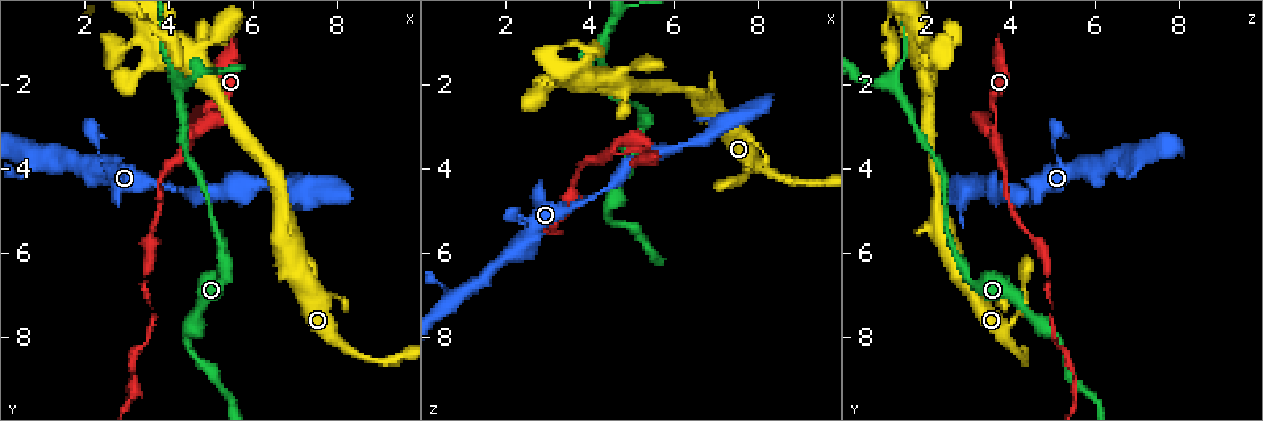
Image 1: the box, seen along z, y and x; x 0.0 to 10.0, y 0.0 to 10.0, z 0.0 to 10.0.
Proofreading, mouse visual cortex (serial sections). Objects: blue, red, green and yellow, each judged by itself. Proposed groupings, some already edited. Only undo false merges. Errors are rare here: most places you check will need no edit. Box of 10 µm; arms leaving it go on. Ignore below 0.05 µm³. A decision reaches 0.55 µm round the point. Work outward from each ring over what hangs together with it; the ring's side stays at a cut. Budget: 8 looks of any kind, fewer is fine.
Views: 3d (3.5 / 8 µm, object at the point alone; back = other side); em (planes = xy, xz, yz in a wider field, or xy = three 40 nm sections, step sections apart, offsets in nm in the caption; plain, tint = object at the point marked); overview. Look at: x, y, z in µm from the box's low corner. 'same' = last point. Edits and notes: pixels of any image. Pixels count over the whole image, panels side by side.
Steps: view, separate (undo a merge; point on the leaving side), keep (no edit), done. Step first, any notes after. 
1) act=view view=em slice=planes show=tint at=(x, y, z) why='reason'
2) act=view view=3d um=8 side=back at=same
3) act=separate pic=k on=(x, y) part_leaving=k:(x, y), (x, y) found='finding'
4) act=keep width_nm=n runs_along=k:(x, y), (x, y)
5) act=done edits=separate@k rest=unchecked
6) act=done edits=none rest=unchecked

act=view view=3d um=8 at=(2.40, 3.45, 5.00) why='abrupt turn'

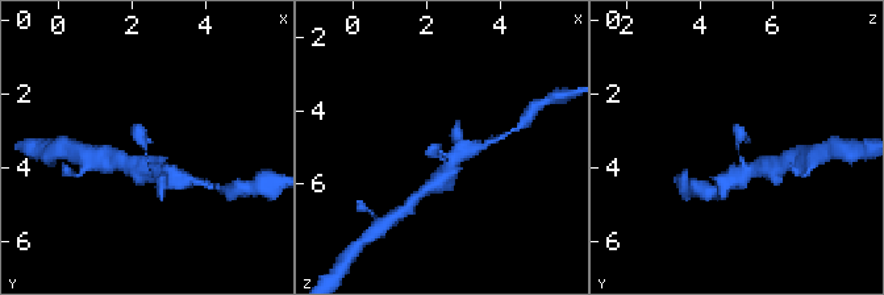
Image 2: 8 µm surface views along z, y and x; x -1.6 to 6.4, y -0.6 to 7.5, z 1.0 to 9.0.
act=view view=em slice=xy step=3 show=tint at=same why='shape alone is not enough'

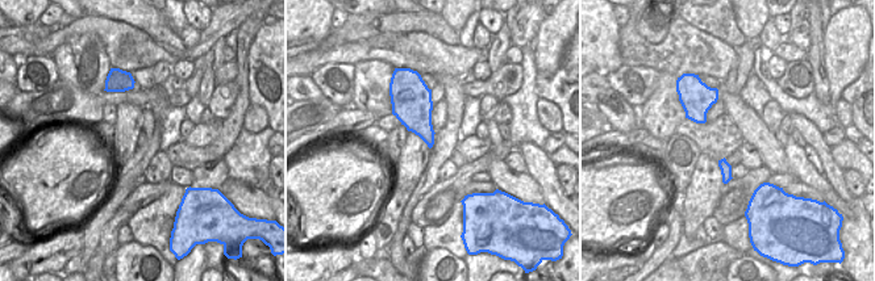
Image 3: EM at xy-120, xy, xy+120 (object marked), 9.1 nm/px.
act=keep runs_along=2:(167, 177), (146, 158), (137, 136), (153, 142) found='continuous, no second cell'

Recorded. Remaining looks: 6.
act=view view=3d um=3.5 at=(4.50, 3.10, 3.65) why='a fork'

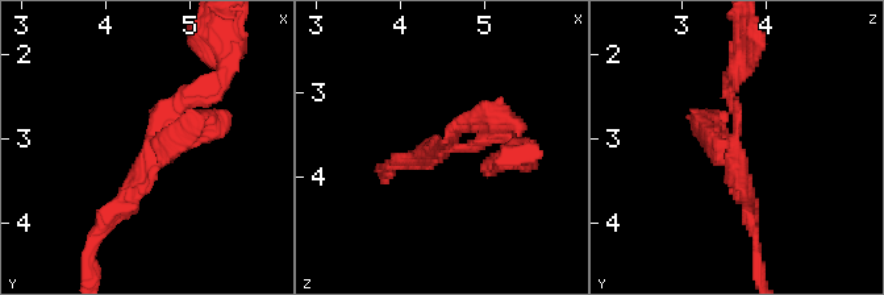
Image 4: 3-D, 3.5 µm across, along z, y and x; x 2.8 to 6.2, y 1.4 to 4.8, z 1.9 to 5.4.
act=keep arm_widths_nm=150,200,300 runs_along=4:(207, 86), (158, 123), (105, 220) found='all the same cell'

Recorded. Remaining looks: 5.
act=view view=3d um=3.5 side=back at=(3.55, 0.90, 1.90) why='abrupt turn'

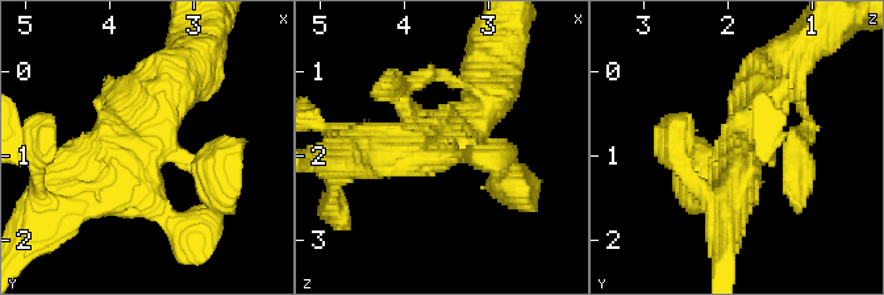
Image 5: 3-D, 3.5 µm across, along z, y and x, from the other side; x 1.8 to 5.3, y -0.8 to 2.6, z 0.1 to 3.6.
act=view view=em slice=xy step=5 show=tint at=same why='shape alone is not enough'

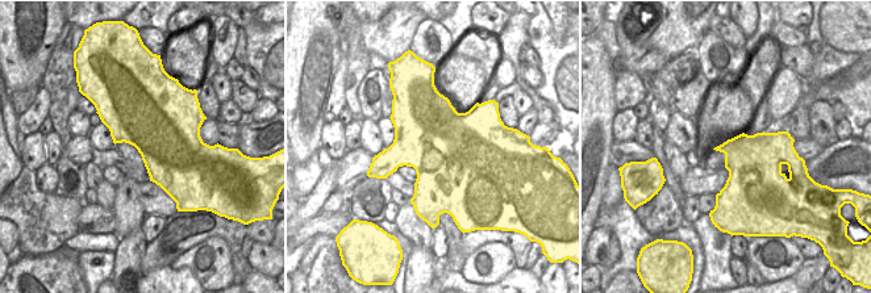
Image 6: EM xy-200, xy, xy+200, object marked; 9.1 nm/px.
act=view view=em slice=xy step=3 show=tint at=same

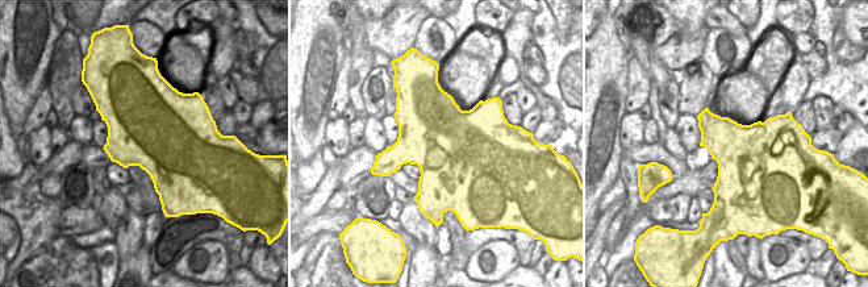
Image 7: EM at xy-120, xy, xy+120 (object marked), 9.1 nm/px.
act=keep runs_along=5:(59, 203), (137, 134), (176, 73) found='continuous, no second cell'

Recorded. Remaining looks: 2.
act=done edits=none rest=unchecked

